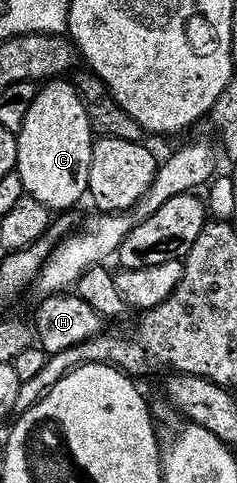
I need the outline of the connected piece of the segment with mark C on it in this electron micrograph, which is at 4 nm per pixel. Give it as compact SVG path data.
M56 79L46 82L40 88L37 99L33 99L33 107L29 111L25 123L18 131L19 139L19 177L23 180L24 194L52 211L71 211L82 197L89 193L89 171L93 163L93 147L97 140L91 131L89 115L83 102L82 92L70 80Z

